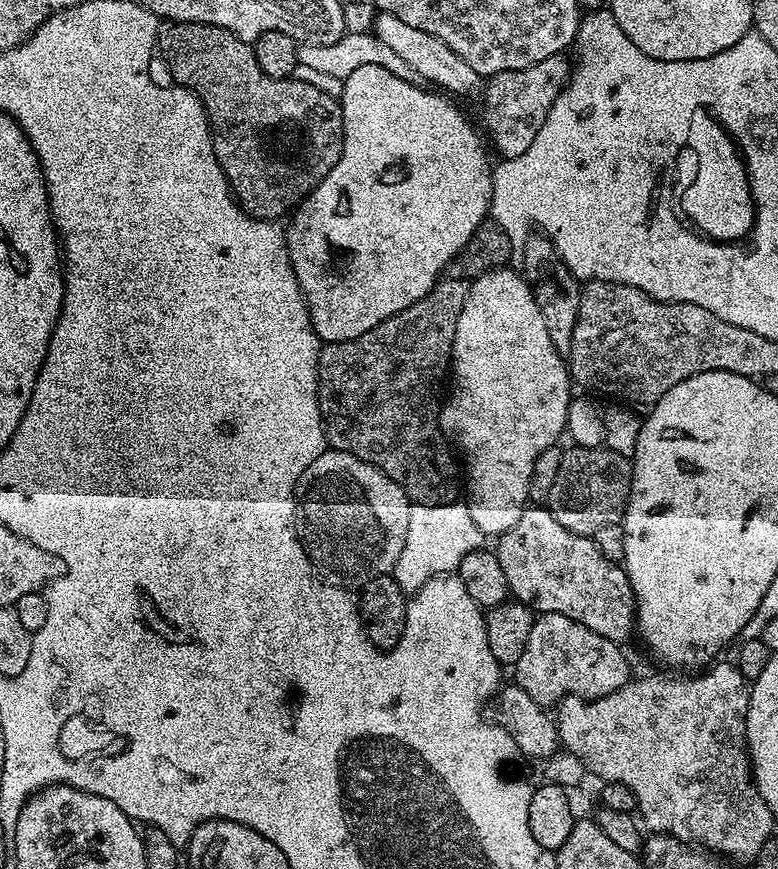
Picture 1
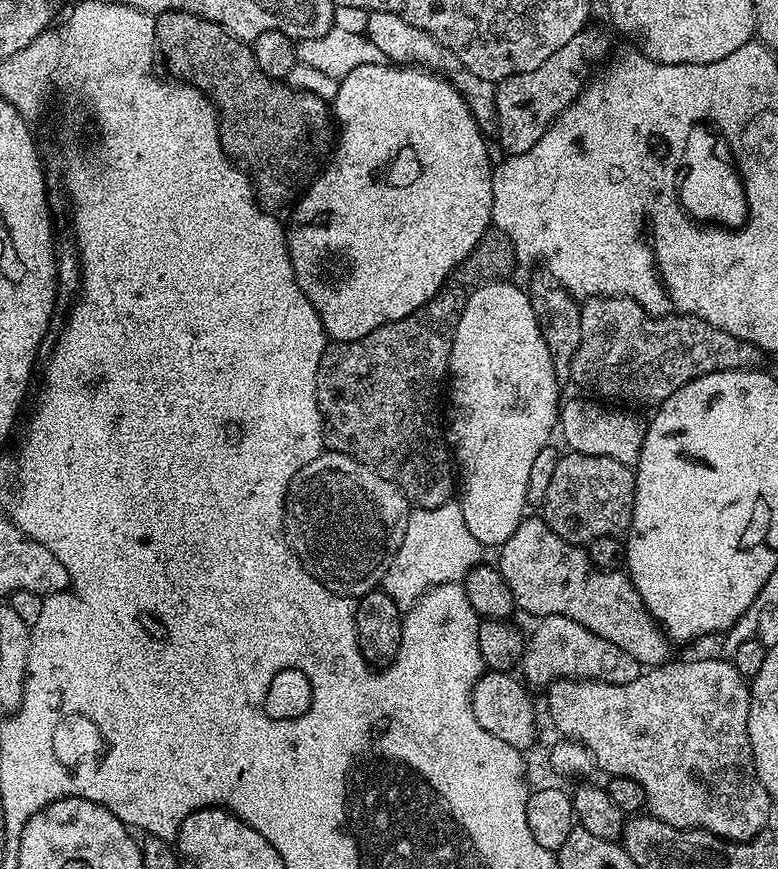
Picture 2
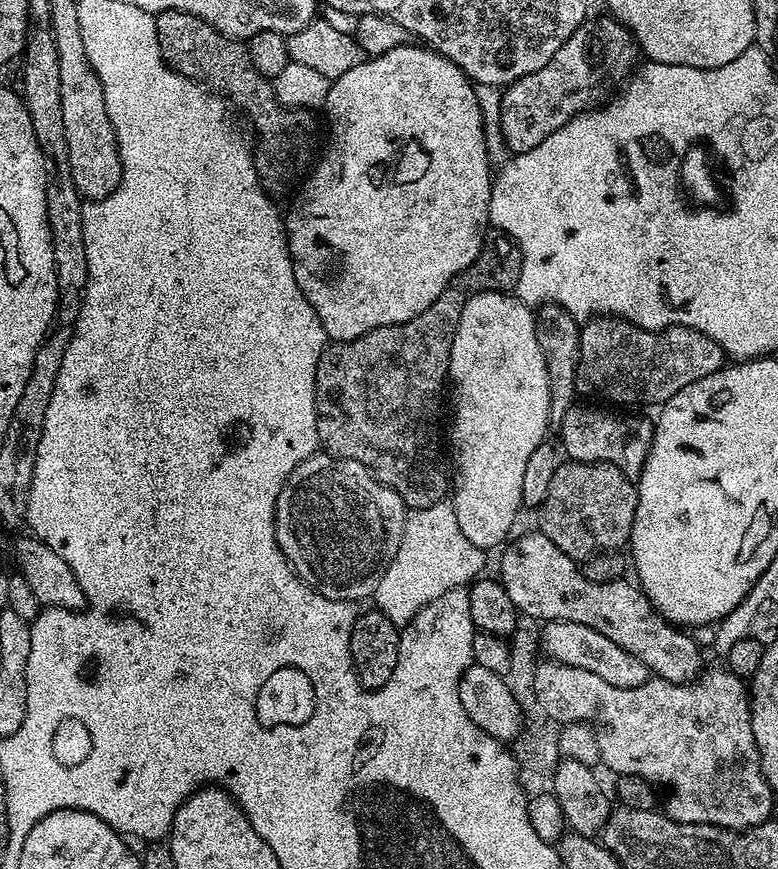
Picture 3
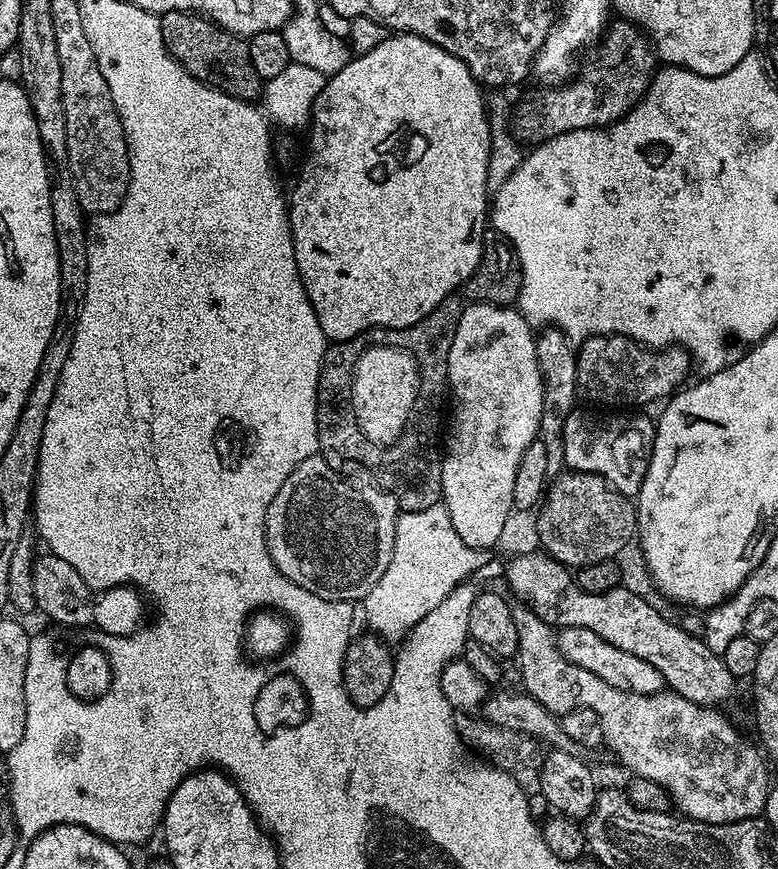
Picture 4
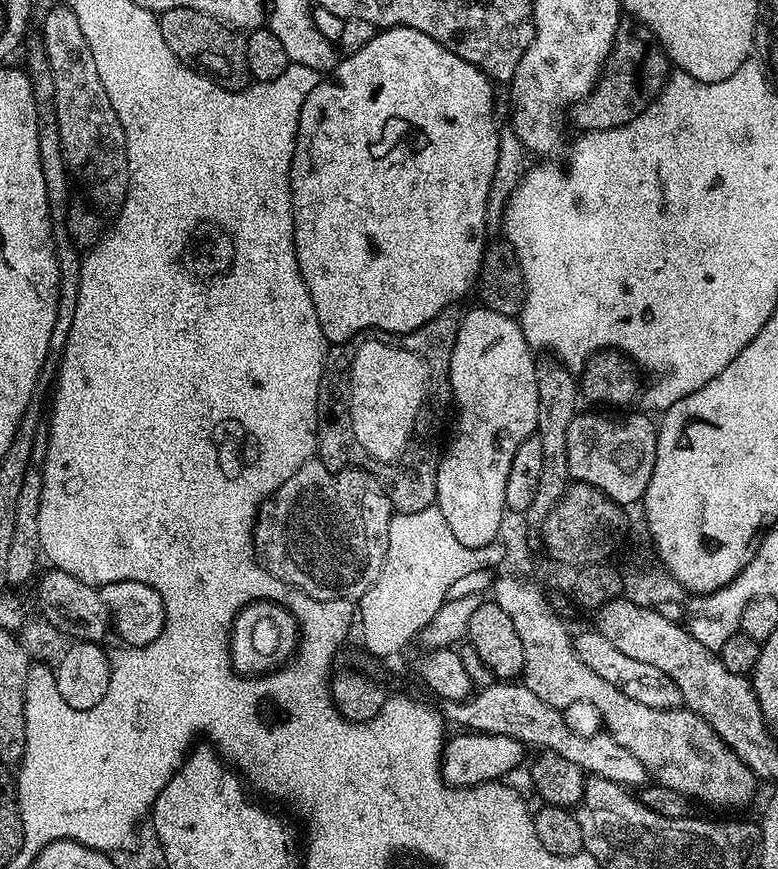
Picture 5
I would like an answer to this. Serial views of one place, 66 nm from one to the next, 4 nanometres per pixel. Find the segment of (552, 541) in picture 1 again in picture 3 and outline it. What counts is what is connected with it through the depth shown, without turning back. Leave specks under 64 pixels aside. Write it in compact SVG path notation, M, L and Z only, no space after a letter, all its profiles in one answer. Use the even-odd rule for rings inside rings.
M533 530L533 532L526 533L525 536L518 537L516 541L514 540L499 553L501 556L498 579L510 594L510 602L514 602L517 613L530 615L541 622L565 620L566 622L578 622L582 626L590 626L590 630L598 630L598 634L602 634L604 637L610 638L610 642L622 646L622 650L626 650L626 654L634 654L634 658L638 658L638 662L642 662L653 677L670 680L675 684L686 684L695 681L701 675L700 655L702 655L702 649L687 631L669 624L653 608L647 596L635 583L627 584L627 579L624 578L601 584L590 582L585 578L581 565L563 553L558 546L554 546L553 542L550 542L539 530Z

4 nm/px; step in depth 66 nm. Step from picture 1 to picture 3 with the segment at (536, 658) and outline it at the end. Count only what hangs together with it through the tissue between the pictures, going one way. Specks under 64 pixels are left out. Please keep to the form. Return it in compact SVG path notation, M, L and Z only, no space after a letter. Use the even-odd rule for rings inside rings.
M547 621L540 629L540 647L547 659L557 660L566 666L590 670L590 674L598 674L598 678L610 682L610 686L633 688L642 686L650 678L648 668L642 662L638 662L634 654L626 654L622 646L598 634L598 630L590 630L590 626L582 626L578 622Z

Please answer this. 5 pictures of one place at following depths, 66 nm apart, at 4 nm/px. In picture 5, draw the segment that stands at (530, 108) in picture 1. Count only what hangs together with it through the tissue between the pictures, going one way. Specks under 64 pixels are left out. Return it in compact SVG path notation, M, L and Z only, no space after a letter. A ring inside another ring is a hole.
M621 30L616 33L612 55L608 57L606 67L596 81L591 96L572 105L570 120L572 116L581 133L626 126L626 122L634 122L634 118L645 112L648 105L660 95L669 75L670 61L655 43L647 44L642 37Z

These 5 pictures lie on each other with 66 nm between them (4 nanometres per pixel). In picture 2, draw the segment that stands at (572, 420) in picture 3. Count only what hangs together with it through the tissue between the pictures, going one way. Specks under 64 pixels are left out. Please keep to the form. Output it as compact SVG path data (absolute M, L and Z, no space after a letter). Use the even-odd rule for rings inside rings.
M585 397L582 398L565 399L561 405L560 415L558 417L558 428L560 434L563 434L564 440L568 444L566 446L573 452L588 455L602 455L614 458L629 466L635 465L636 461L640 459L640 450L642 442L645 440L647 421L644 418L641 419L638 416L640 415L639 413L622 408L613 408L614 410L610 410L608 408L611 407L605 406L599 401Z

